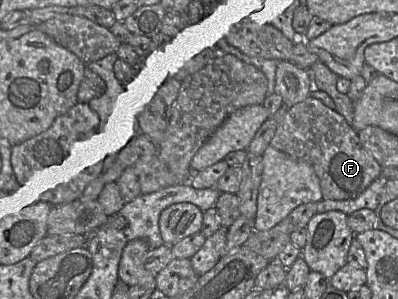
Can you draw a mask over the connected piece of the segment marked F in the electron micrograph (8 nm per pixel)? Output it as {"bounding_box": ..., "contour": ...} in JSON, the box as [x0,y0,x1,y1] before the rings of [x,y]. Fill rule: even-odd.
{"bounding_box":[269,92,382,200],"contour":[[[311,92],[302,102],[293,105],[283,103],[275,114],[275,121],[276,129],[269,144],[312,166],[324,200],[356,198],[381,175],[382,167],[363,147],[357,131],[336,110],[313,97]]]}

